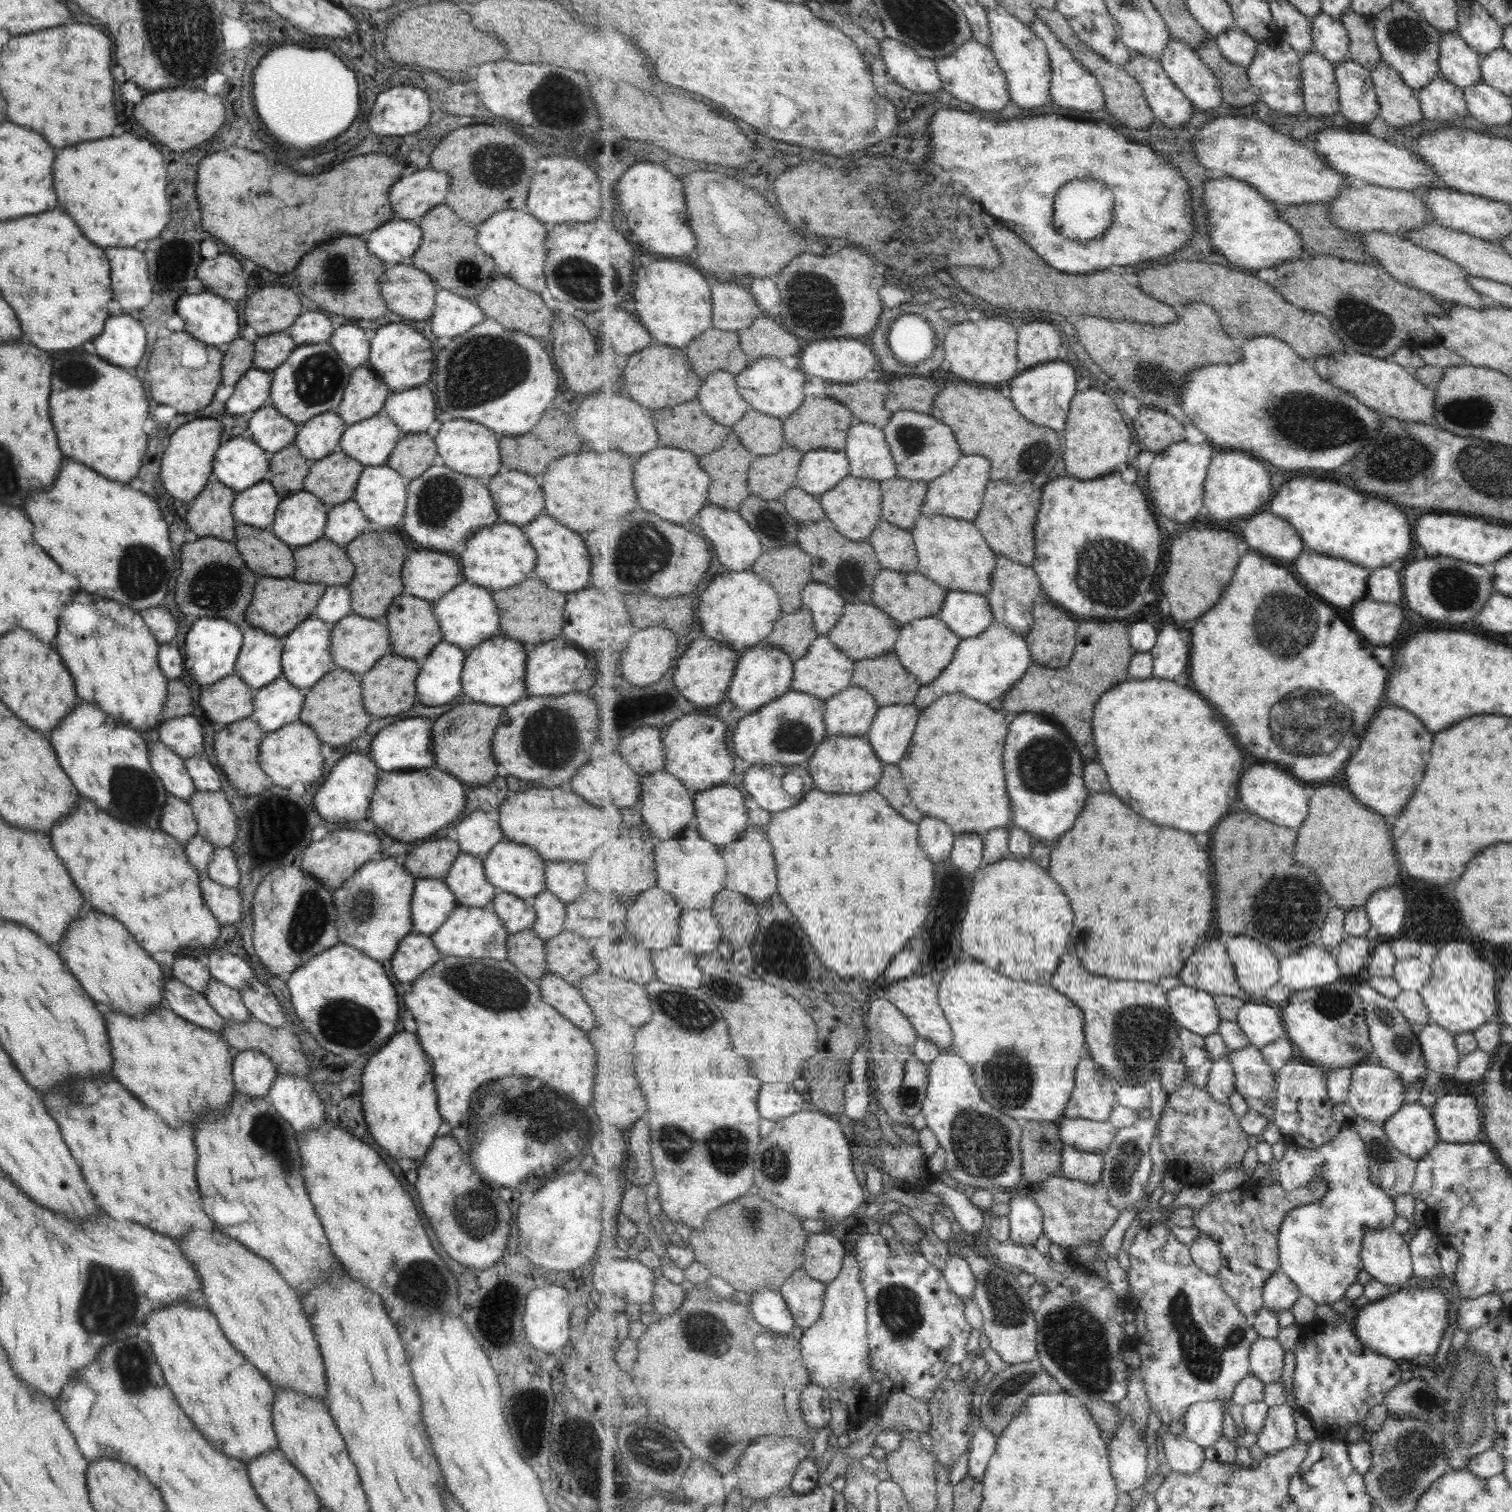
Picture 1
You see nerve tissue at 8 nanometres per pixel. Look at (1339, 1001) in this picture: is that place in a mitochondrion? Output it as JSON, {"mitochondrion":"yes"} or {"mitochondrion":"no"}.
{"mitochondrion":"yes"}

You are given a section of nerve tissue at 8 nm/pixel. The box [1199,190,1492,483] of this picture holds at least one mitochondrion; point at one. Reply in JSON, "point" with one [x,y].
{"point":[1319,421]}

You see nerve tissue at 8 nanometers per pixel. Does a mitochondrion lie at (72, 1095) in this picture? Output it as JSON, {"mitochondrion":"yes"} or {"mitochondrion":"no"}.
{"mitochondrion":"yes"}

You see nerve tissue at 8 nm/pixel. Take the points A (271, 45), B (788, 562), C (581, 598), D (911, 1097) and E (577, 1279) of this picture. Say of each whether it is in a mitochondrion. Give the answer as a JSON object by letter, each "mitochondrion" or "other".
{"A":"other","B":"other","C":"other","D":"mitochondrion","E":"other"}

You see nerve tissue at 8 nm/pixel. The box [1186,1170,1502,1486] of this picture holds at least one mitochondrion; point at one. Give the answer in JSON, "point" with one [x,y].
{"point":[1468,1424]}

